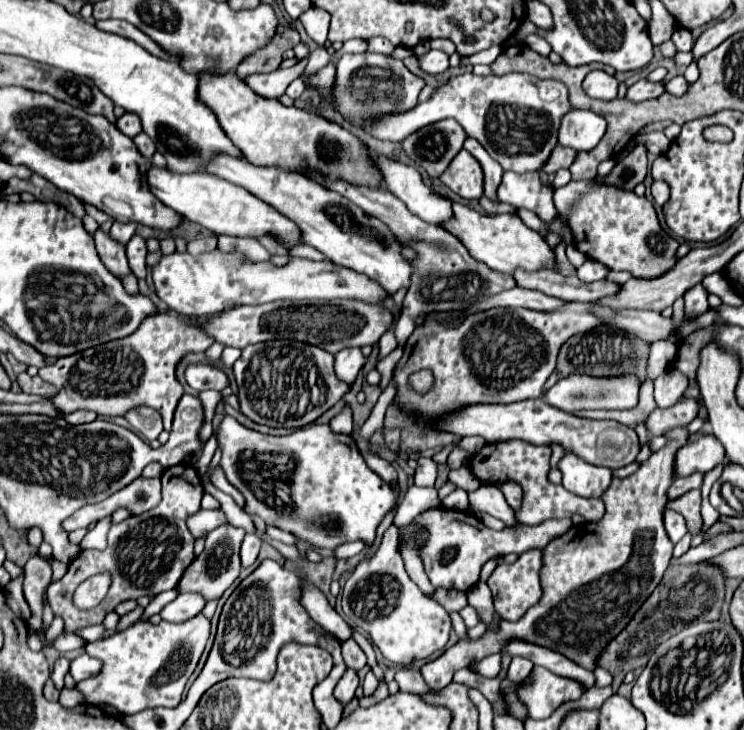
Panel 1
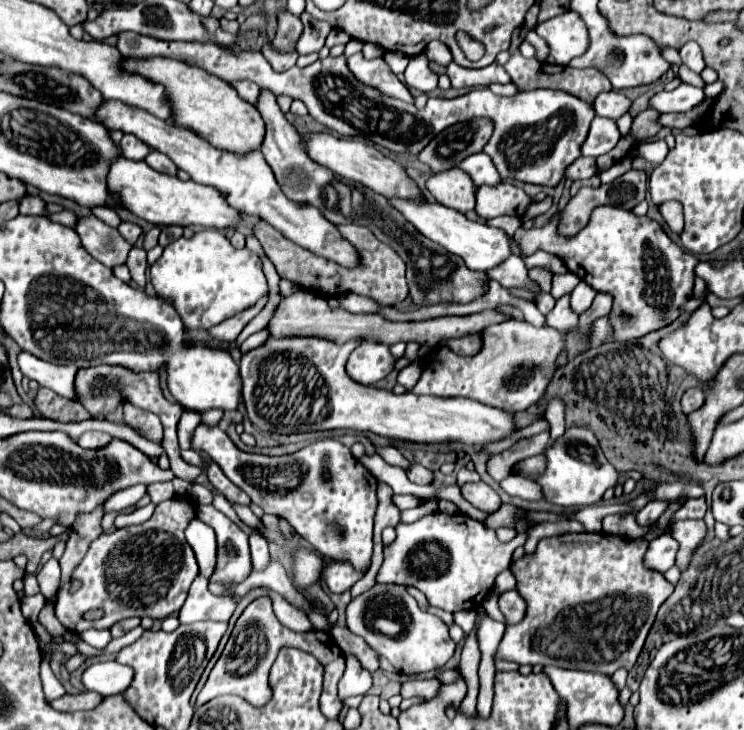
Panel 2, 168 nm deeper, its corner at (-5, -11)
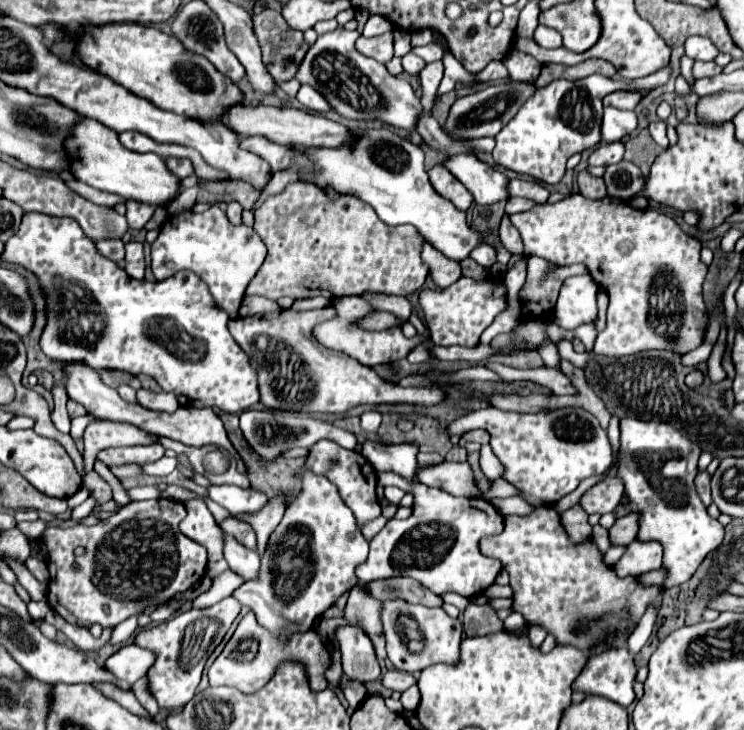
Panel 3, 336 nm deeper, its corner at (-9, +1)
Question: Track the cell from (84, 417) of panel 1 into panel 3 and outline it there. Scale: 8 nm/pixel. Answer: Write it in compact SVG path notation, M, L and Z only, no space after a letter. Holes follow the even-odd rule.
M90 422L84 432L84 464L86 470L92 470L96 454L106 446L138 446L138 444L156 444L158 436L146 434L140 428L130 424L114 424L114 422Z

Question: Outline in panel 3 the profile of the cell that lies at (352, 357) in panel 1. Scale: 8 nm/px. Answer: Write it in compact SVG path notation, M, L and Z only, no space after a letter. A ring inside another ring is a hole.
M344 296L344 298L338 298L336 304L334 304L334 310L336 310L336 316L330 318L328 322L322 322L314 328L314 338L324 346L324 348L330 348L330 350L338 350L338 352L344 352L352 358L356 358L360 364L364 366L374 366L374 364L390 364L390 362L398 362L398 360L404 360L406 354L416 346L420 344L420 336L416 338L406 338L402 334L402 328L400 326L392 326L388 330L382 330L382 332L372 332L372 330L364 330L360 328L358 324L354 324L352 320L348 320L348 316L368 316L370 312L374 312L374 306L370 306L364 298L360 296Z

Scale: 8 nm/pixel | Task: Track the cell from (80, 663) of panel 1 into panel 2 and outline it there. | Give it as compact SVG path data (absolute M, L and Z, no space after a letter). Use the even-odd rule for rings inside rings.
M114 660L96 662L88 666L82 674L82 684L86 690L98 692L102 696L112 696L124 692L132 680L132 668L126 668Z

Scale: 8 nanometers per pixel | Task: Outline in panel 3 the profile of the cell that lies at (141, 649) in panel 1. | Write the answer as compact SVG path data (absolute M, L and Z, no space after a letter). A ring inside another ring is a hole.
M228 596L210 608L192 608L190 612L180 612L170 622L150 628L136 636L134 642L138 646L150 648L158 656L148 672L148 680L150 680L150 690L162 708L178 710L188 700L192 700L200 684L200 676L208 660L208 652L212 654L214 648L222 642L224 634L228 632L240 610L242 604L234 596ZM190 638L194 640L194 644L190 644Z

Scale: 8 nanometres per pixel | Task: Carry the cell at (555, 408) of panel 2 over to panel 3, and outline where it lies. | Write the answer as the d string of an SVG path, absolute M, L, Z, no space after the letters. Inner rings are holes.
M546 342L546 344L540 348L540 356L542 356L542 360L544 360L546 366L554 366L554 368L558 368L560 356L558 356L558 348L556 348L552 342Z

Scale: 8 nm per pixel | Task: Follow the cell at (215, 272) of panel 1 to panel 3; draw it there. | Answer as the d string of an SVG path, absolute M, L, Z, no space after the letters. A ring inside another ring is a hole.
M212 206L200 214L186 210L166 218L160 236L152 242L152 272L156 280L166 280L178 270L196 272L208 284L218 308L230 314L240 308L244 290L262 266L264 256L266 246L250 226L230 224L226 214L218 206Z

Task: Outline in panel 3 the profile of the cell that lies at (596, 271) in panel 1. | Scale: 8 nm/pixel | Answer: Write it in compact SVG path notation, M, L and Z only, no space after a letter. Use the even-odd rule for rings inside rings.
M590 274L566 278L560 288L552 322L556 322L566 330L572 330L580 324L596 320L598 314L596 294L598 294L598 284Z

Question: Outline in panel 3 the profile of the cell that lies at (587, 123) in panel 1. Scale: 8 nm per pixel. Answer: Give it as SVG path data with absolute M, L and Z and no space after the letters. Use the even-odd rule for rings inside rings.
M604 108L604 120L602 120L602 140L604 142L618 142L632 130L636 130L638 118L634 112L616 110L616 108Z

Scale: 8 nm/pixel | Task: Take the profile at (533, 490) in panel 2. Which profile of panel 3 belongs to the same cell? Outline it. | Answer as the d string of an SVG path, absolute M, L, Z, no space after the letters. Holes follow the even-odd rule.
M482 444L480 448L480 470L490 478L490 480L496 480L502 476L504 468L500 464L500 460L494 456L490 444Z

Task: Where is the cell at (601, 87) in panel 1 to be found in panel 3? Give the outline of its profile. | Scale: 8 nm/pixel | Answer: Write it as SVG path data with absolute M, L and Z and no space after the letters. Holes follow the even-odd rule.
M612 92L604 98L604 106L614 106L618 110L634 110L640 98L640 92Z

